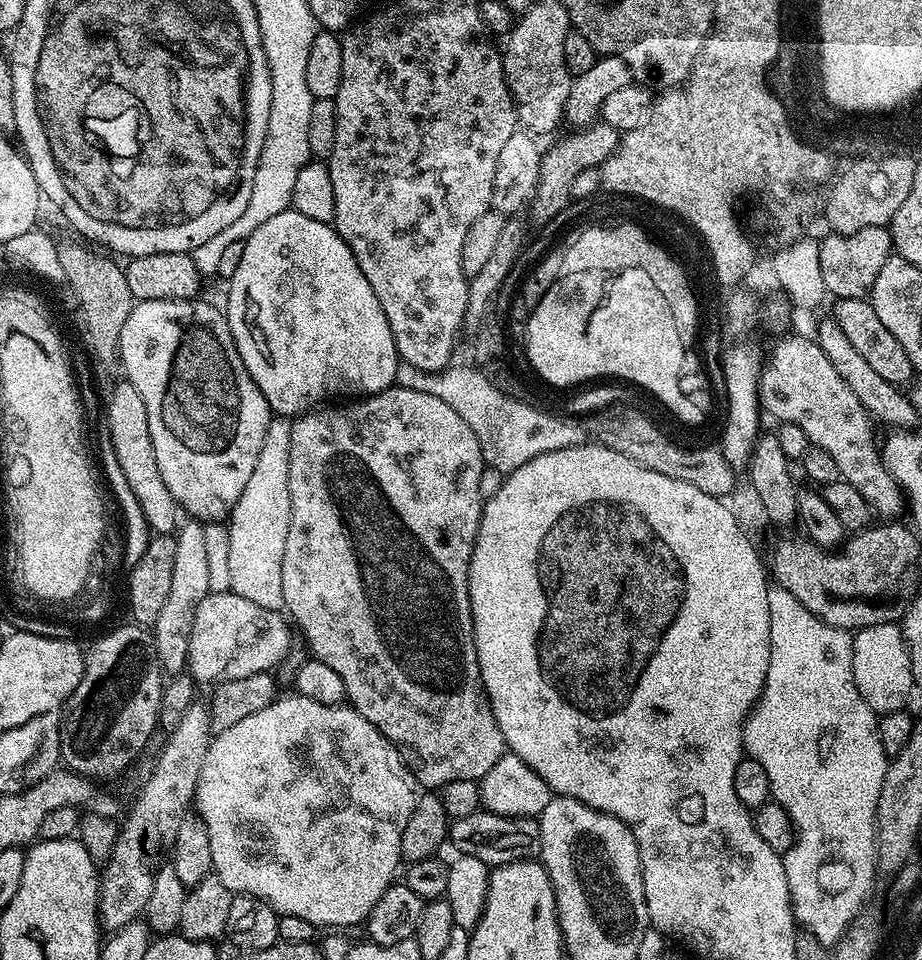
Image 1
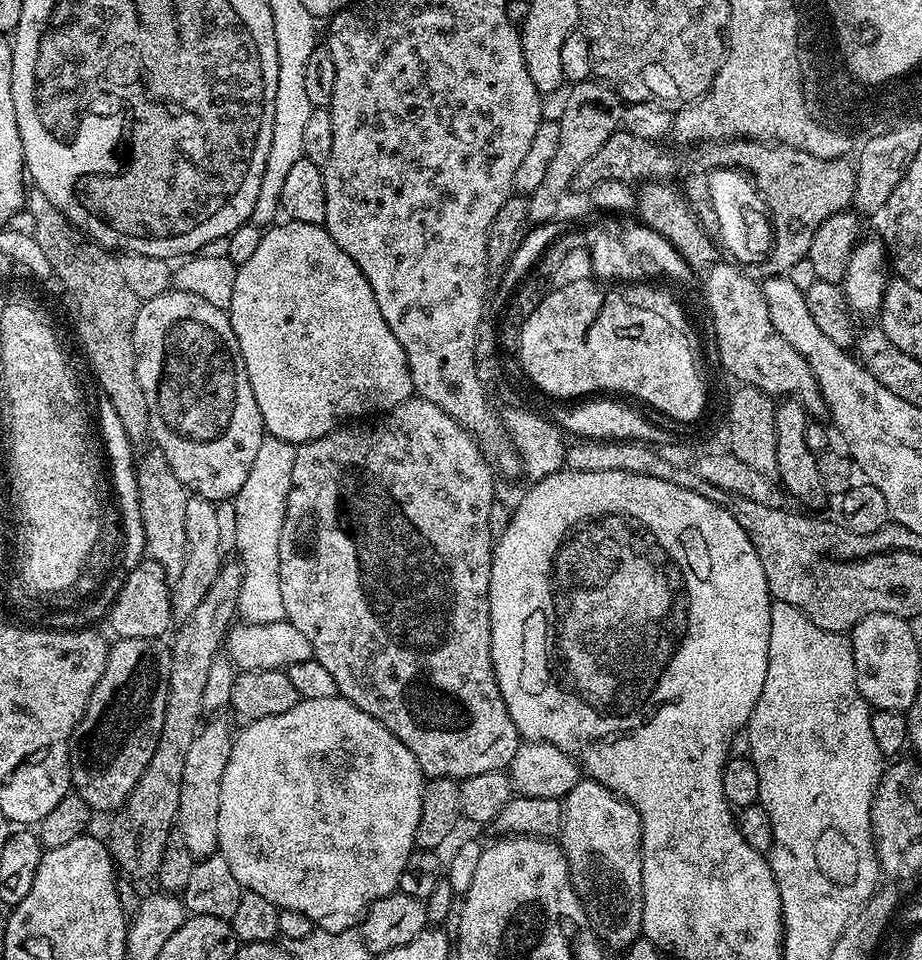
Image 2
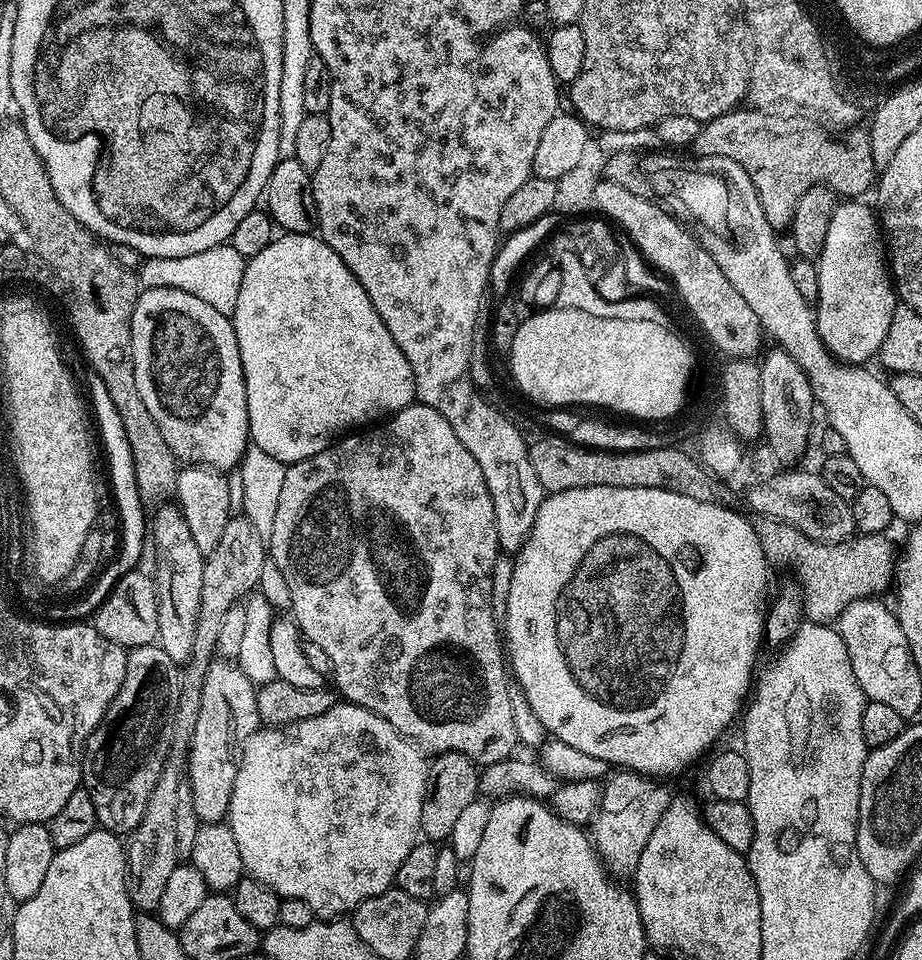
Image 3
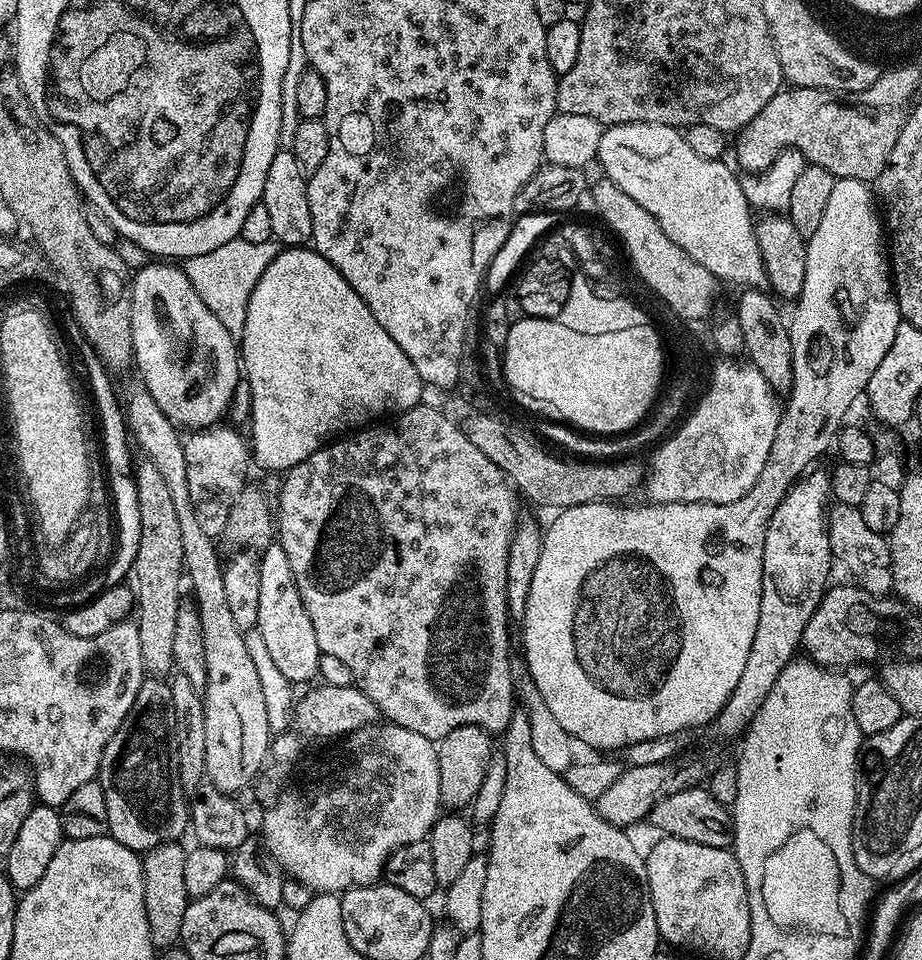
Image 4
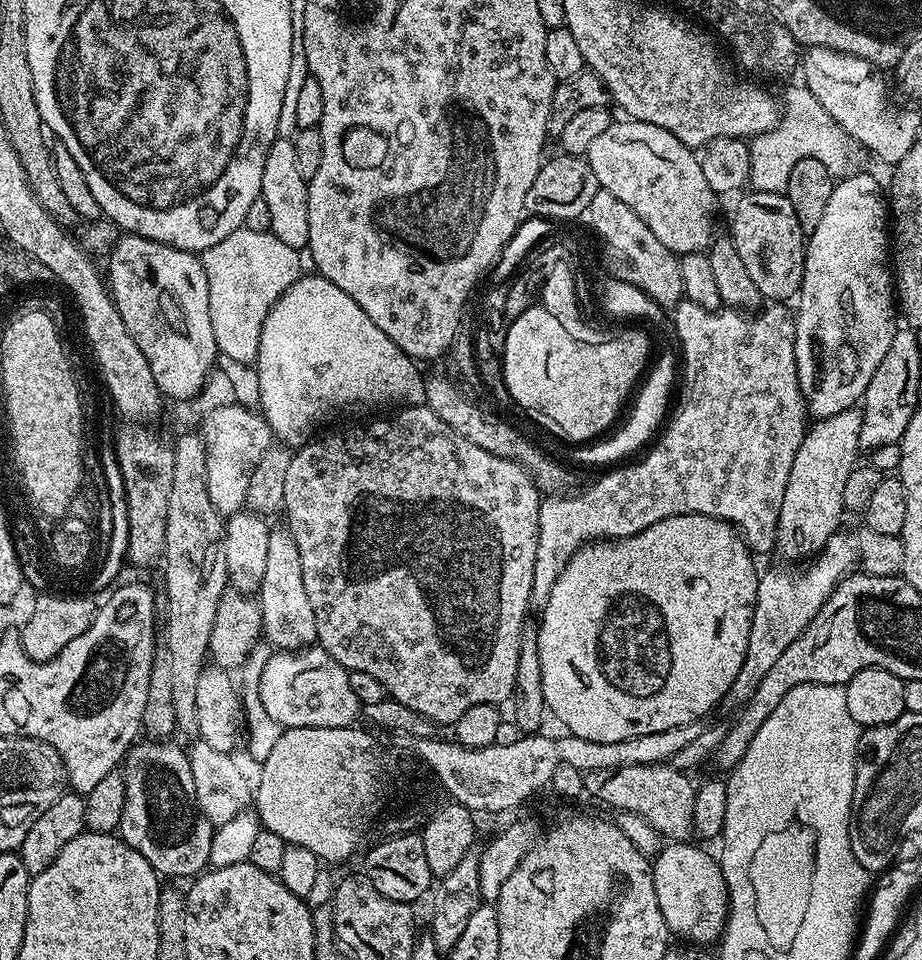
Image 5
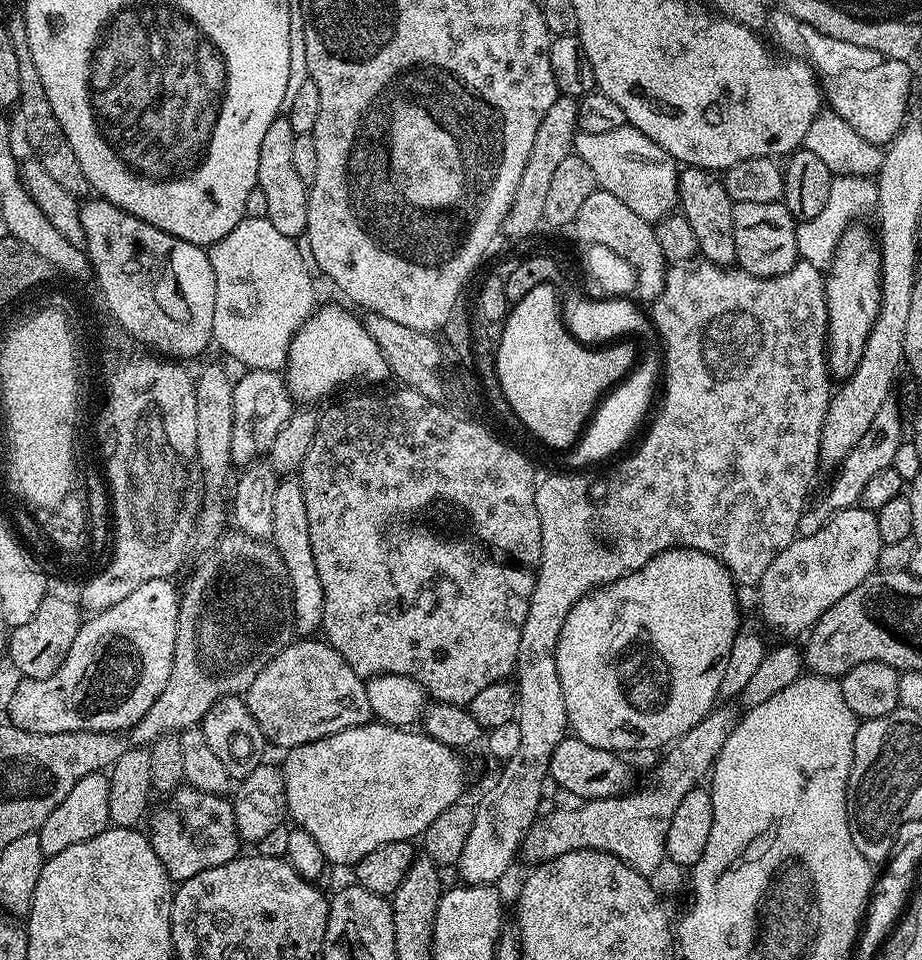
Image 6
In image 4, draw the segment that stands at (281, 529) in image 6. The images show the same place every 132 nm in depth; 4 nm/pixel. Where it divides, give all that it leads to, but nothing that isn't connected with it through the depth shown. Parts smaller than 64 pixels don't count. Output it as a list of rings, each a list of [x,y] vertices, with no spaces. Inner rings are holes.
[[[279,542],[273,543],[270,548],[263,549],[259,553],[258,559],[260,561],[258,578],[263,593],[258,594],[258,622],[255,628],[262,634],[262,639],[266,641],[266,650],[270,654],[270,659],[278,666],[278,670],[282,670],[282,674],[286,674],[286,678],[292,681],[293,685],[300,686],[304,683],[307,685],[319,677],[321,651],[318,646],[318,637],[314,635],[314,622],[310,622],[310,614],[306,614],[302,594],[298,594],[298,586],[294,582],[294,570],[290,570],[290,562],[286,559],[286,550],[282,550]]]

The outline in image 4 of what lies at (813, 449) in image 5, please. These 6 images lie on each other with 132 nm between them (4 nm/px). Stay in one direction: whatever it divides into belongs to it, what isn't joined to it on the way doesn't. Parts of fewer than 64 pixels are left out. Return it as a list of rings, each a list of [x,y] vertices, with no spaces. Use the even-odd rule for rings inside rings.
[[[809,471],[789,487],[768,523],[762,550],[762,594],[758,606],[758,630],[754,630],[750,658],[746,658],[746,667],[738,678],[738,686],[734,686],[734,694],[730,694],[726,706],[722,706],[710,725],[710,731],[716,740],[735,741],[747,732],[754,714],[762,710],[766,694],[770,694],[770,686],[778,682],[778,676],[782,674],[784,667],[792,663],[797,655],[804,638],[806,622],[810,622],[814,610],[818,610],[824,593],[830,587],[828,575],[832,576],[834,572],[834,557],[826,527],[826,509],[830,504],[830,476],[827,471],[816,471]]]

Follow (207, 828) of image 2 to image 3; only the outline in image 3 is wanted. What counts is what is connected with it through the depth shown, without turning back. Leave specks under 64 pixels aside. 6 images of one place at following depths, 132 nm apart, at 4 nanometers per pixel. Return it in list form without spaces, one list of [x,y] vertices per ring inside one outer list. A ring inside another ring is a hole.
[[[213,659],[208,667],[203,680],[201,709],[186,761],[186,778],[194,797],[194,810],[201,823],[221,823],[227,817],[245,742],[259,731],[262,724],[256,689],[239,665],[229,659]]]

